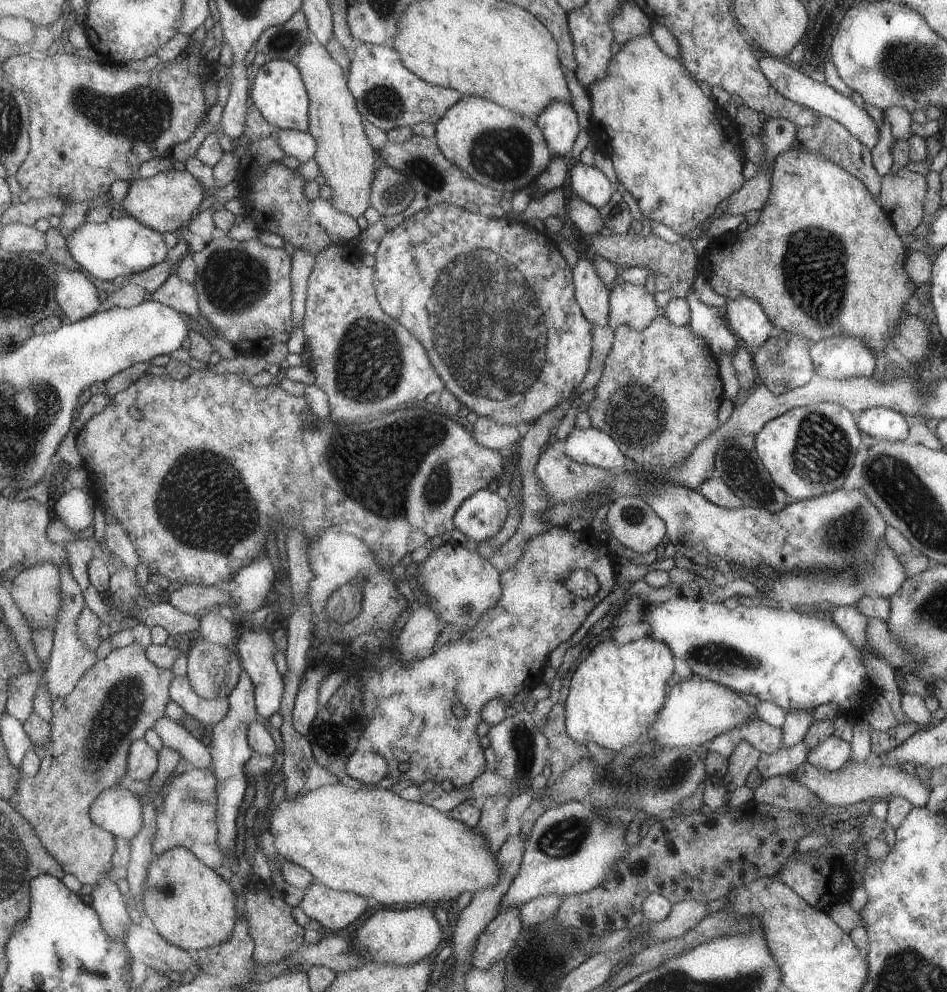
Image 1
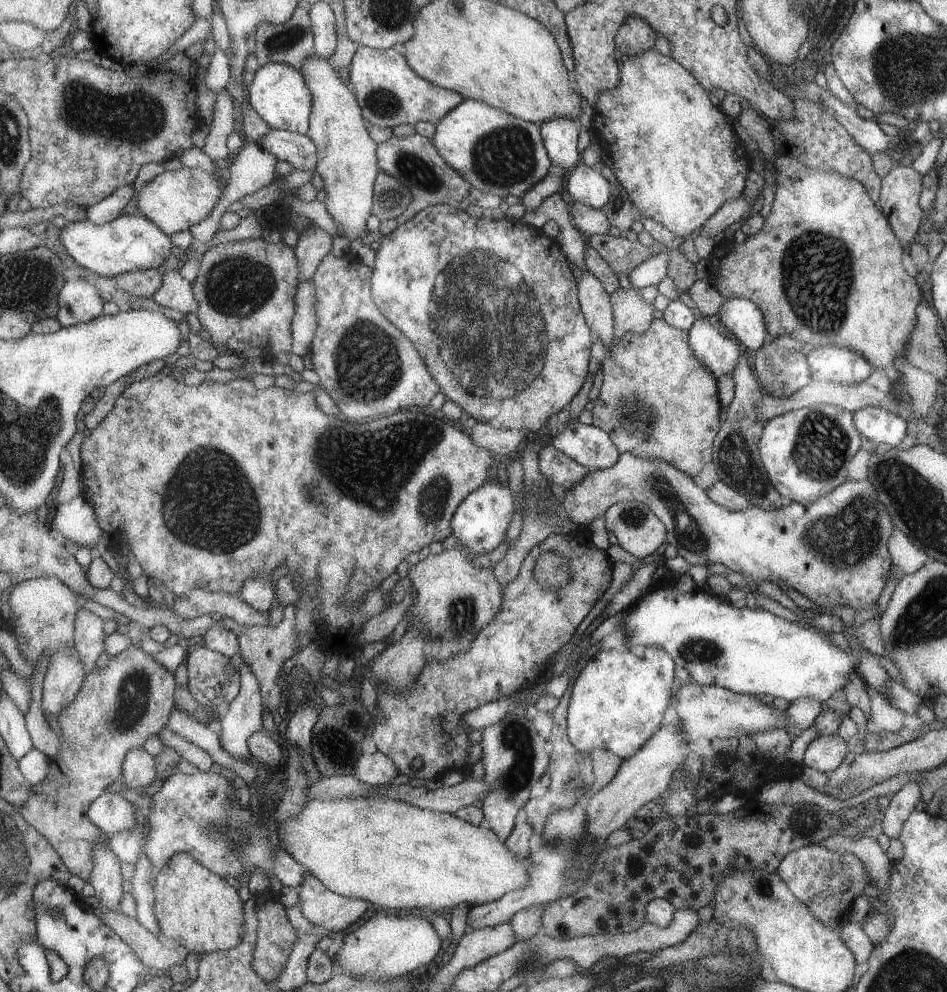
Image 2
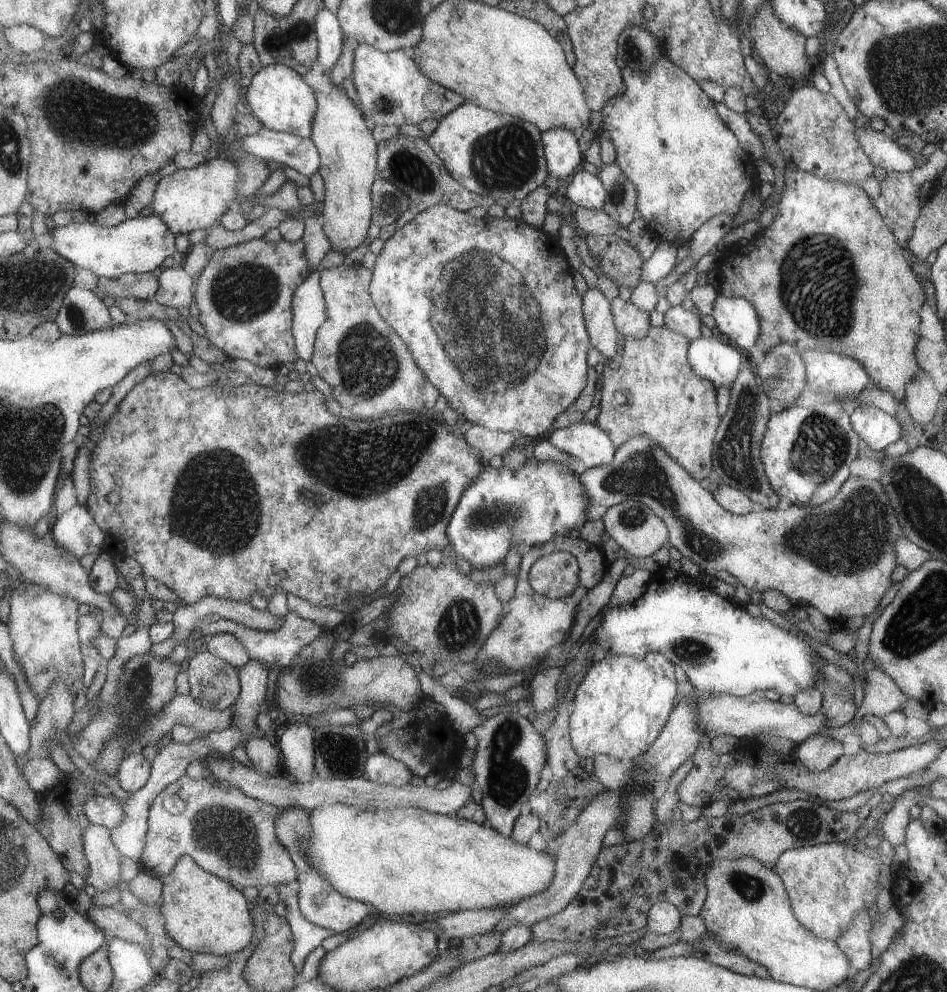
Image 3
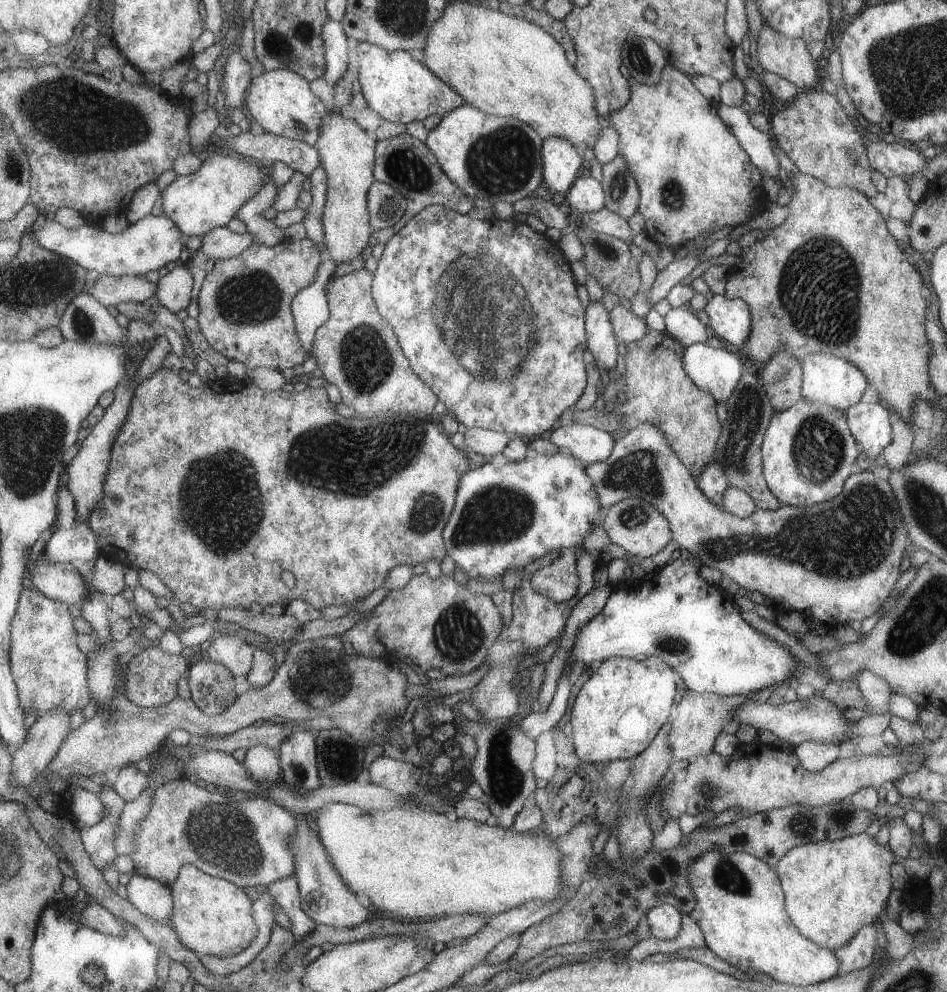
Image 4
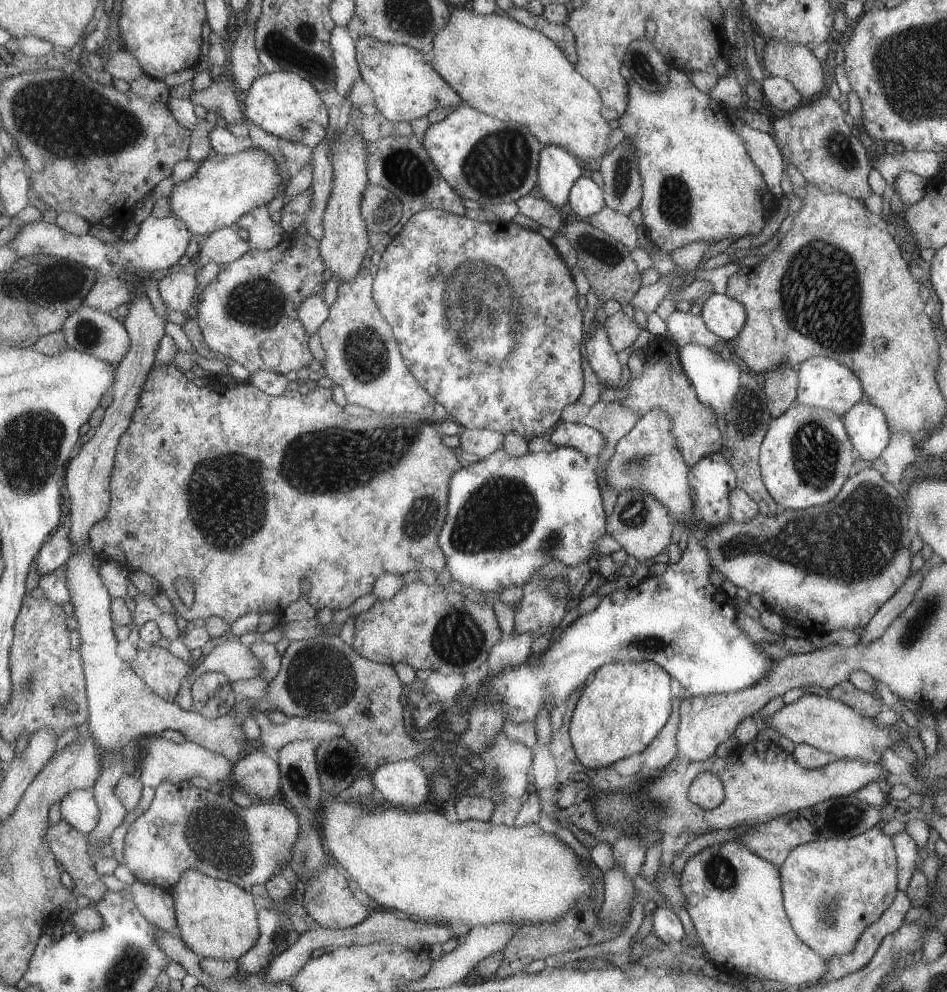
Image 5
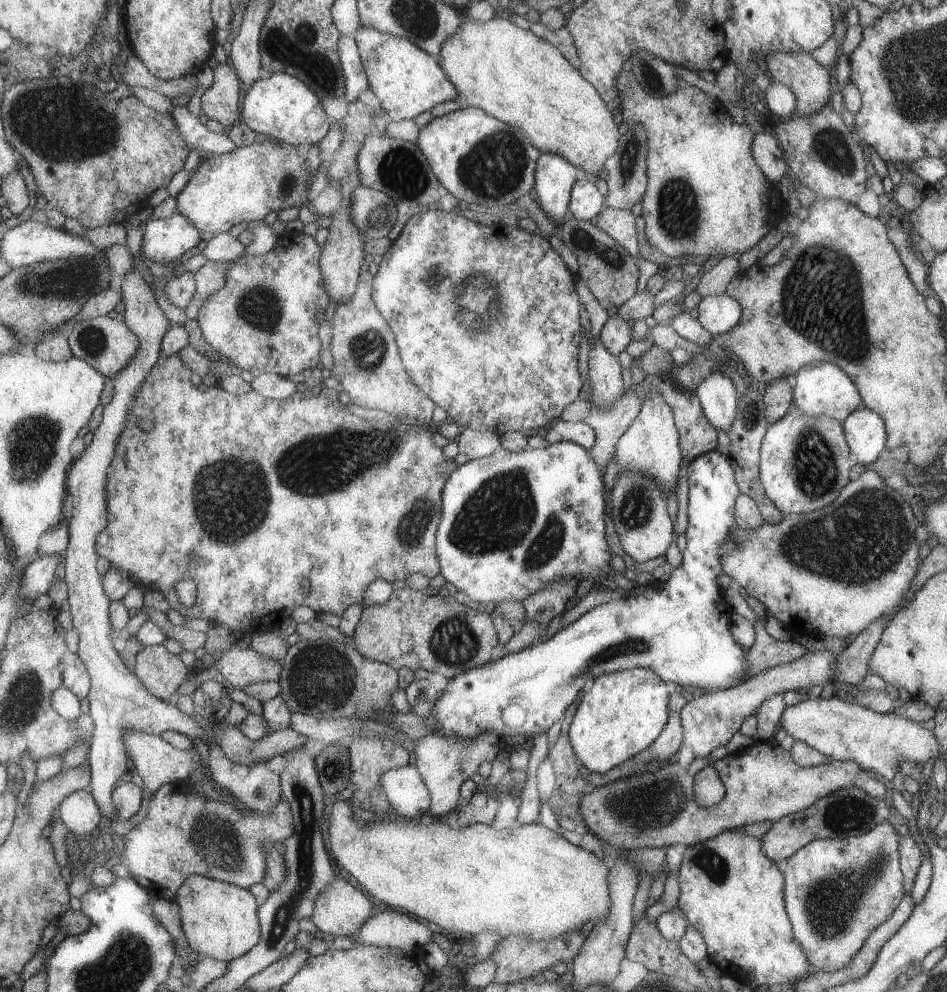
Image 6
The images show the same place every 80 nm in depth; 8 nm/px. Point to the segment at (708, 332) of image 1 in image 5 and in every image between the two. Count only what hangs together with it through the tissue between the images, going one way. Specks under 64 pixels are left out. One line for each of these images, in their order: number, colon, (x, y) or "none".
2: (717, 351)
3: (714, 359)
4: (716, 370)
5: (715, 379)

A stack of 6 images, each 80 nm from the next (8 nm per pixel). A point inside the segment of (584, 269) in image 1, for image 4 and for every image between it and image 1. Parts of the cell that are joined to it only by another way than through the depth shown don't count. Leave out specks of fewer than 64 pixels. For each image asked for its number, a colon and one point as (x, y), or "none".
2: (596, 305)
3: (601, 327)
4: (602, 342)

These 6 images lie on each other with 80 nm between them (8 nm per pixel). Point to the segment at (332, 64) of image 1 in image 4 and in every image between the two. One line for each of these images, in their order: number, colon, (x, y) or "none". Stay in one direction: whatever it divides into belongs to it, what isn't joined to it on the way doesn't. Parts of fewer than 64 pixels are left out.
2: (346, 155)
3: (347, 149)
4: (346, 152)

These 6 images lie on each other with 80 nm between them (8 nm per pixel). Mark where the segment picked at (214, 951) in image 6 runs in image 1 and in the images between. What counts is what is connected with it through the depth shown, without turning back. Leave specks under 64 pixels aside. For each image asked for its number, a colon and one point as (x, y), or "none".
1: (193, 907)
2: (199, 909)
3: (202, 912)
4: (213, 916)
5: (216, 918)

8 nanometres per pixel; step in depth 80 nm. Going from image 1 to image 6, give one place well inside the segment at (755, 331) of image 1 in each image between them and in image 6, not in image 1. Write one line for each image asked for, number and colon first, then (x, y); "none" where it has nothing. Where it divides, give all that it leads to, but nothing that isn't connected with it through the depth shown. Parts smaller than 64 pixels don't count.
2: (740, 318)
3: (736, 321)
4: (730, 320)
5: (722, 316)
6: (718, 314)

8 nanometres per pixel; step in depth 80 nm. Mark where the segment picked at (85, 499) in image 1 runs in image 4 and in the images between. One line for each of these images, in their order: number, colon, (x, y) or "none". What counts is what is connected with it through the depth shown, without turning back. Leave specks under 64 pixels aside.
2: (77, 521)
3: (77, 531)
4: (79, 544)

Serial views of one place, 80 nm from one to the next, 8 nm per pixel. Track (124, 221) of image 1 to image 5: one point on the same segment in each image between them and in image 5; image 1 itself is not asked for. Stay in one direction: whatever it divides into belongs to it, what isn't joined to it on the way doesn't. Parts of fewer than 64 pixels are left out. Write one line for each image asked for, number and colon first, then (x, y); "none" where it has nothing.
2: (129, 243)
3: (140, 245)
4: (155, 242)
5: (160, 243)

